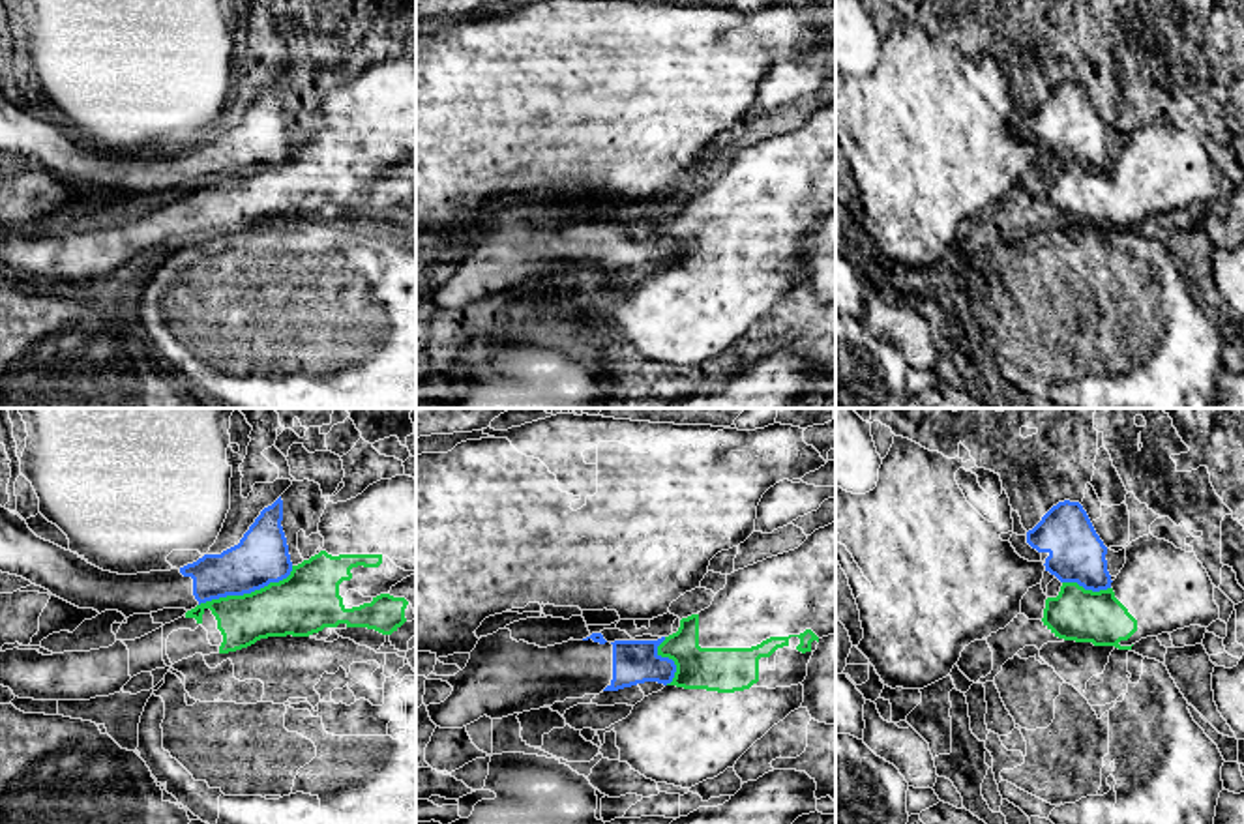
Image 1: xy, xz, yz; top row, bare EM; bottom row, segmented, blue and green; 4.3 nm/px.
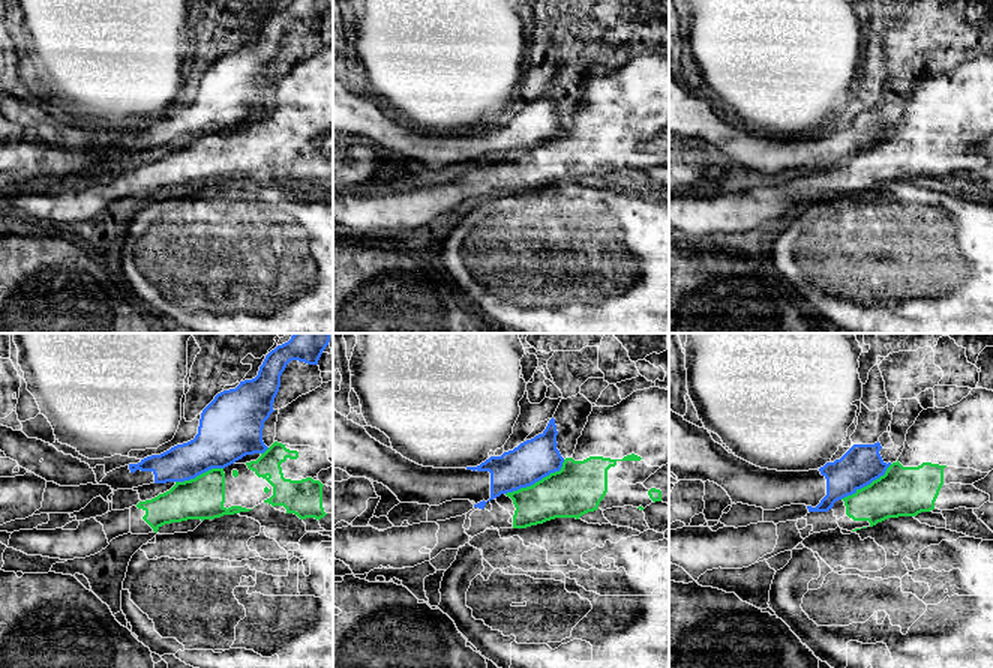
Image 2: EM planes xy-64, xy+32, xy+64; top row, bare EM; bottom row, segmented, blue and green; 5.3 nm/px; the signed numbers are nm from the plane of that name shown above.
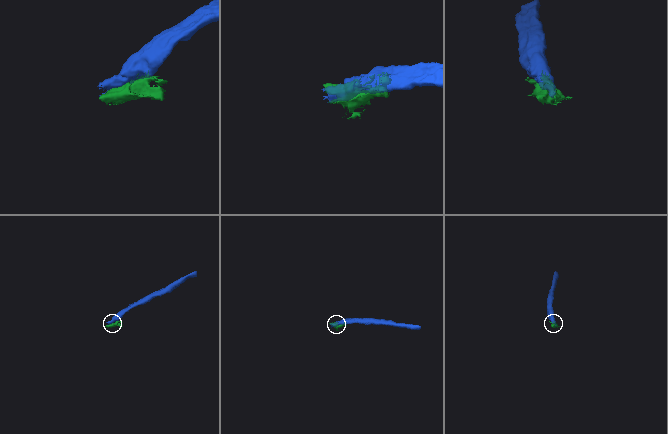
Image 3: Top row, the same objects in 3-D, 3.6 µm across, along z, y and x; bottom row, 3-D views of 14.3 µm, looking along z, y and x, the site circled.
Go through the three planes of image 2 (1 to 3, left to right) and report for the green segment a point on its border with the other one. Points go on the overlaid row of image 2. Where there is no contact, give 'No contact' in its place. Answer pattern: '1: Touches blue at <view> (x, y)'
1: Touches blue at xy-64 (198, 475)
2: Touches blue at xy+32 (537, 481)
3: Touches blue at xy+64 (866, 485)

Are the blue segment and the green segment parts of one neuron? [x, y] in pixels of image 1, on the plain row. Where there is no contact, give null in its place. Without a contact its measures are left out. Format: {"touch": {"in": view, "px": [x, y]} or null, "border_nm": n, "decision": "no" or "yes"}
{"touch": {"in": "xy", "px": [248, 173]}, "border_nm": 440, "decision": "no"}

